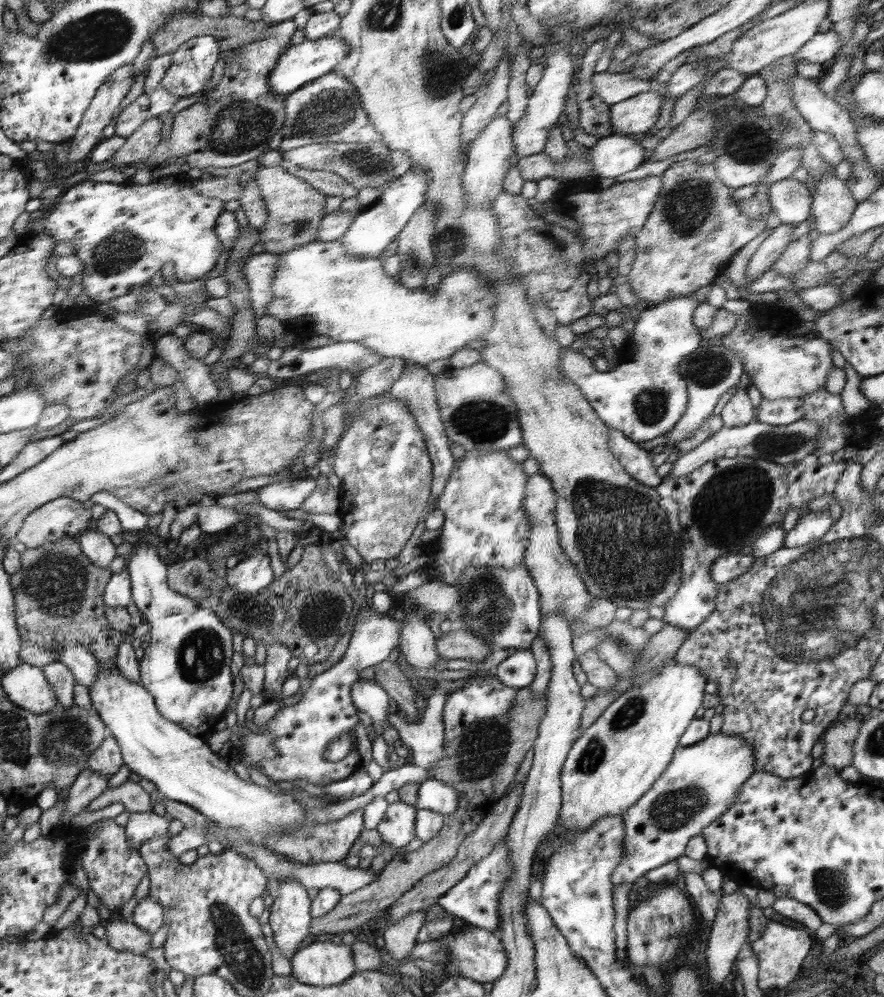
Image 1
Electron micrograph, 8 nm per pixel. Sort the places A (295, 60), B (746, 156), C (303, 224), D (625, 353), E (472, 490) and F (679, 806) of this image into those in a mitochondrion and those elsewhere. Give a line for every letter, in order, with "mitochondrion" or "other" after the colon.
A: other
B: mitochondrion
C: mitochondrion
D: other
E: other
F: mitochondrion

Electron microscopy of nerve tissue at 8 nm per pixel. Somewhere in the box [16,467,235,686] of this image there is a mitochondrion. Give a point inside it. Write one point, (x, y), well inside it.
(56, 582)

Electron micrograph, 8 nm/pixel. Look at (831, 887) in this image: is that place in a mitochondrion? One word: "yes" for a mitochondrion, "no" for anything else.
yes

